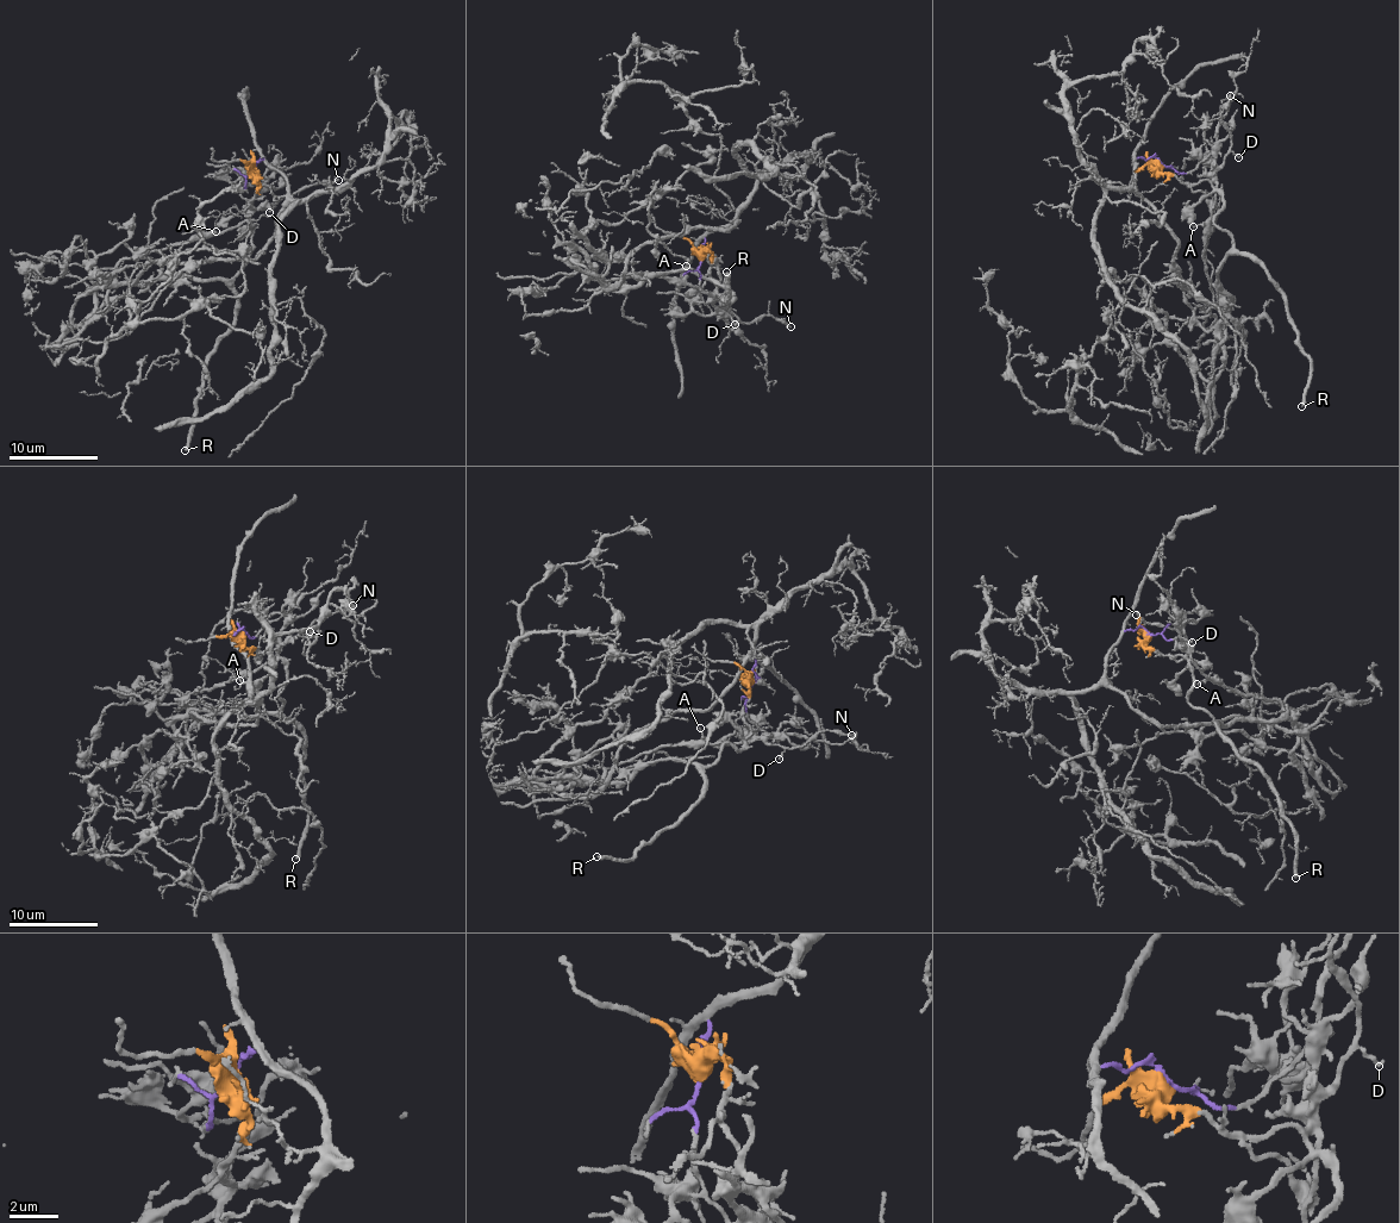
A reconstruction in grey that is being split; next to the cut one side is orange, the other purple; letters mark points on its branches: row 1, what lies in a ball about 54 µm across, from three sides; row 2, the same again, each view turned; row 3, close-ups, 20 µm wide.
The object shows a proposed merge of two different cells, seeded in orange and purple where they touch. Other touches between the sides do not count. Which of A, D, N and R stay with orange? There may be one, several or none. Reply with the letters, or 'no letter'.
A, D, N, R

